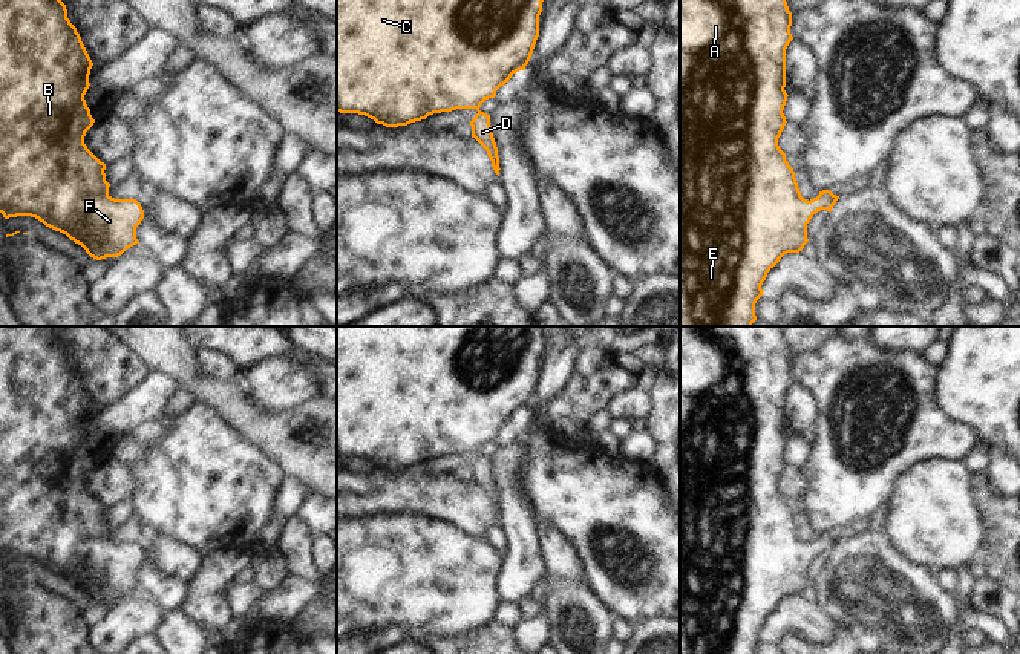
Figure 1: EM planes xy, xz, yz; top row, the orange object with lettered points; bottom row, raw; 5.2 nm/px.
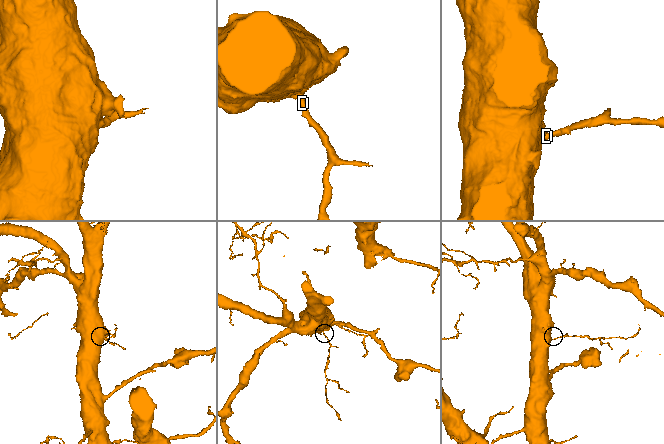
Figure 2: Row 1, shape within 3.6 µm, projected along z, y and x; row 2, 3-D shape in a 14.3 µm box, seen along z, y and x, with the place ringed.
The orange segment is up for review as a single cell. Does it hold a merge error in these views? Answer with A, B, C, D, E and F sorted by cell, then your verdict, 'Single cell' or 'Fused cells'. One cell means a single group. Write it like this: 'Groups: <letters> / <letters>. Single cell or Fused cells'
Groups: A B C D E F. Single cell.

